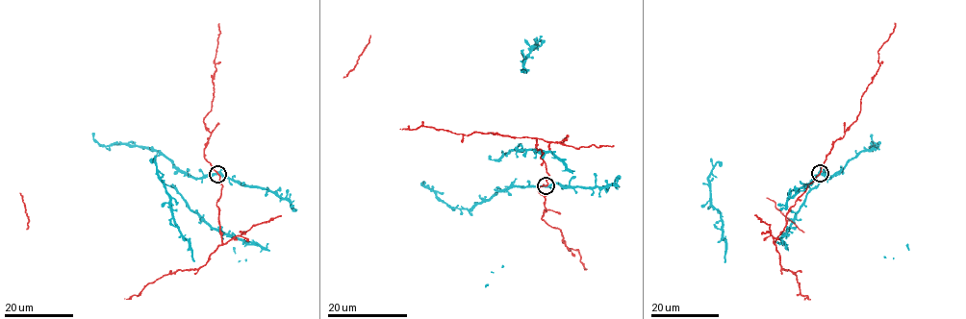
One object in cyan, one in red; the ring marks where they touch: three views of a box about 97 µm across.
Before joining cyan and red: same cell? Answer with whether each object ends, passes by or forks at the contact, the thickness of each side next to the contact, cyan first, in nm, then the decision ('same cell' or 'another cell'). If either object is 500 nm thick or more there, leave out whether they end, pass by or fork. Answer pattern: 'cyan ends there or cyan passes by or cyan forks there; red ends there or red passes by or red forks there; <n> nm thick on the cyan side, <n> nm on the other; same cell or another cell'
cyan forks there; red passes by; 400 nm thick on the cyan side, 180 nm on the other; another cell

